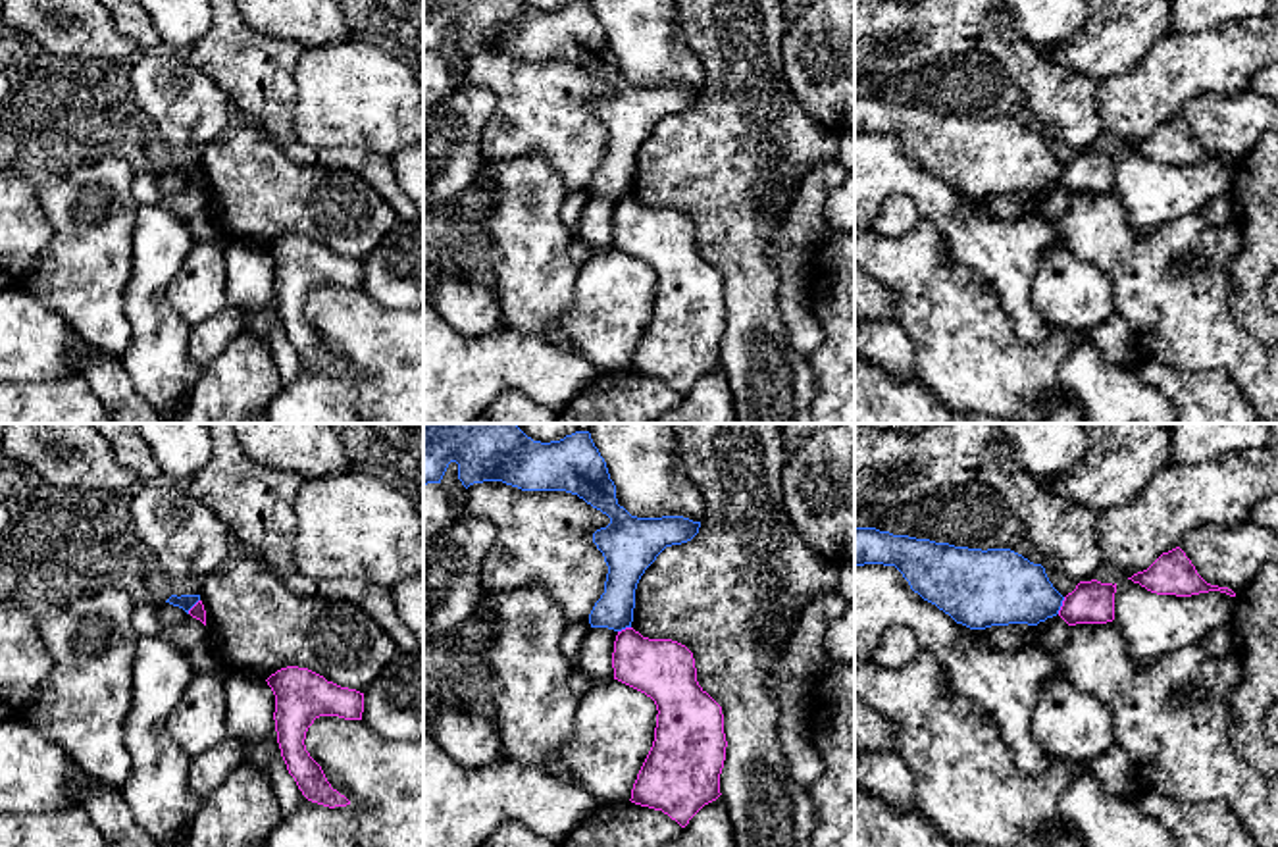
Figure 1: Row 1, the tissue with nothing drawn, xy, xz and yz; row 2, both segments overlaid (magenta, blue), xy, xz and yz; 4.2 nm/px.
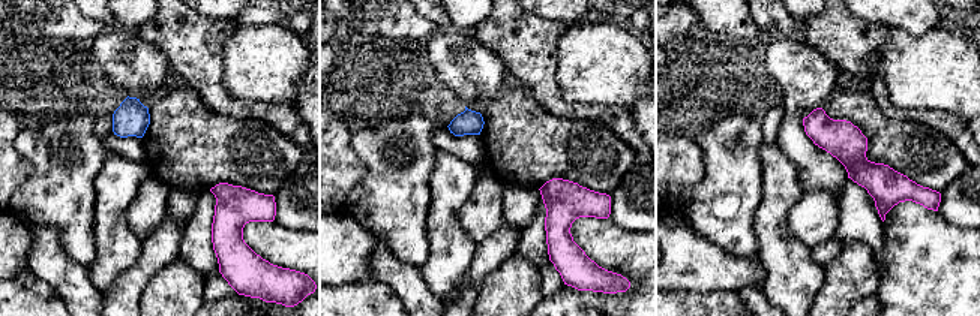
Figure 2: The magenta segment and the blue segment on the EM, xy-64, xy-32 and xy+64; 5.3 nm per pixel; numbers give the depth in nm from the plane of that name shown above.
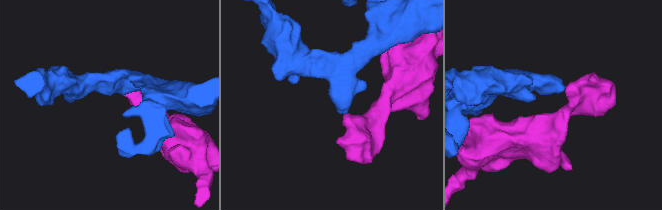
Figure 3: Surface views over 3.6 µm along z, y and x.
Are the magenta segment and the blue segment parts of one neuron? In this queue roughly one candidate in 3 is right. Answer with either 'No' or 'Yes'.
No

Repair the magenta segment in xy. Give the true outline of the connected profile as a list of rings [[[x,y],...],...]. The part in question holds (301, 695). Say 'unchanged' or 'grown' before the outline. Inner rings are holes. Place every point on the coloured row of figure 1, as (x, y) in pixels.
unchanged; [[[298,666],[281,668],[266,681],[275,695],[273,720],[281,757],[302,795],[329,808],[350,805],[331,787],[321,766],[306,751],[304,739],[320,716],[362,720],[364,693],[341,687]]]

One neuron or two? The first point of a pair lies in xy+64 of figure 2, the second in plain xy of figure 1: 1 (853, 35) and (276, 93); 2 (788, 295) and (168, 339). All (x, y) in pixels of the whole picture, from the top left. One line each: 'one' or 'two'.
1: one
2: one

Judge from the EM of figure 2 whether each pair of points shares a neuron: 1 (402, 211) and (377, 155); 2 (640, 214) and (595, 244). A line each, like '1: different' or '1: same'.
1: same
2: different

